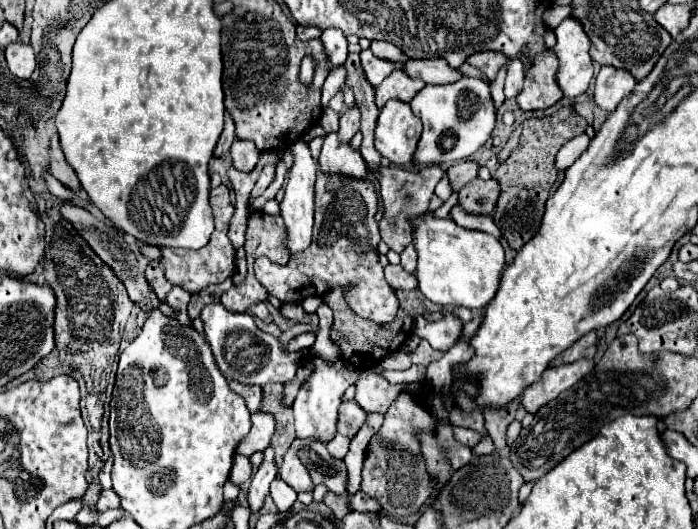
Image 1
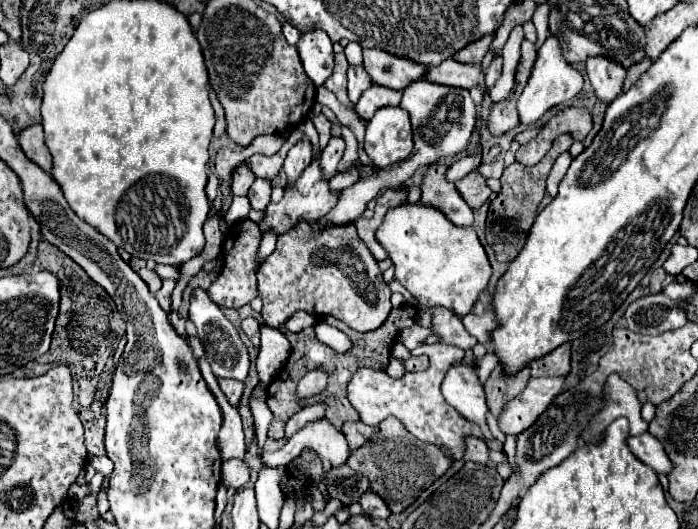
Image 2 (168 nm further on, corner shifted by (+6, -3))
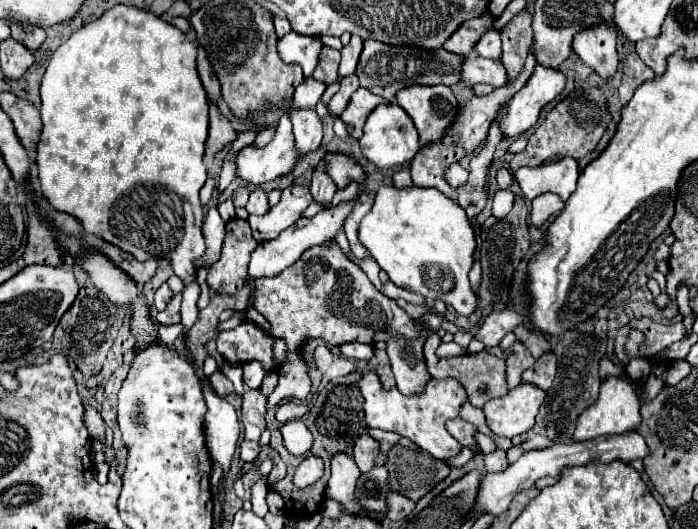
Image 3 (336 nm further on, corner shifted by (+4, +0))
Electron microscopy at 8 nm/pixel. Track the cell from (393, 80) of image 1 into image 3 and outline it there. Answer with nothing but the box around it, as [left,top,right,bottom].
[340,87,388,139]

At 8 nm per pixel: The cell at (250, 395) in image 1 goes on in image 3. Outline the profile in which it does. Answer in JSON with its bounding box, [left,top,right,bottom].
[210,371,234,397]

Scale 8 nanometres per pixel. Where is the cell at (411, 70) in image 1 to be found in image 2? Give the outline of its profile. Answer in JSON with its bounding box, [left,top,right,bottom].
[424,58,486,90]

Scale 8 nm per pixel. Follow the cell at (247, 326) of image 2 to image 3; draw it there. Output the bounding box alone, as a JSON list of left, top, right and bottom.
[216,321,274,371]

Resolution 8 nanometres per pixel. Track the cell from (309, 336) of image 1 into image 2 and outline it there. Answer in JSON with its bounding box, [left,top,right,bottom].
[256,324,290,384]

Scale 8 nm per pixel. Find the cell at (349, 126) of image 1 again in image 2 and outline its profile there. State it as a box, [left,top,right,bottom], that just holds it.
[318,138,344,180]

